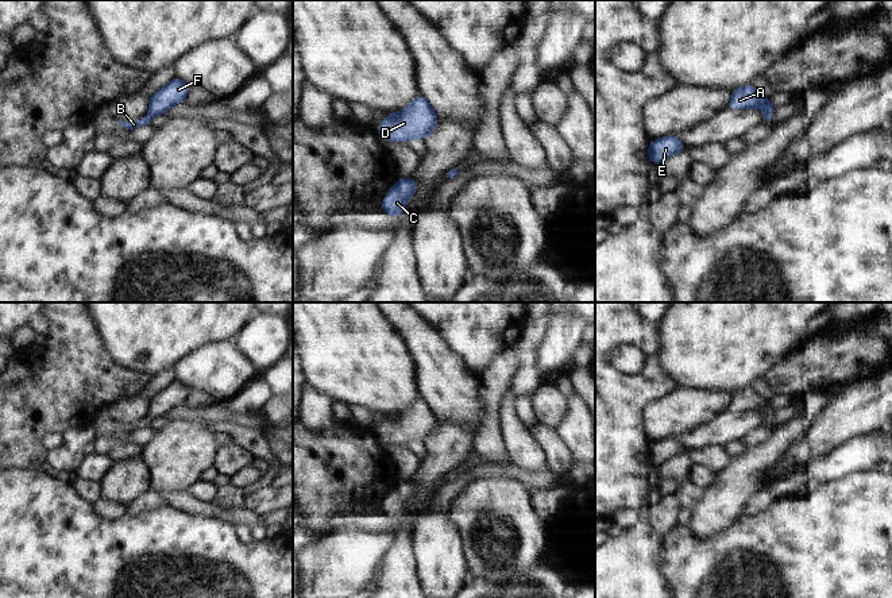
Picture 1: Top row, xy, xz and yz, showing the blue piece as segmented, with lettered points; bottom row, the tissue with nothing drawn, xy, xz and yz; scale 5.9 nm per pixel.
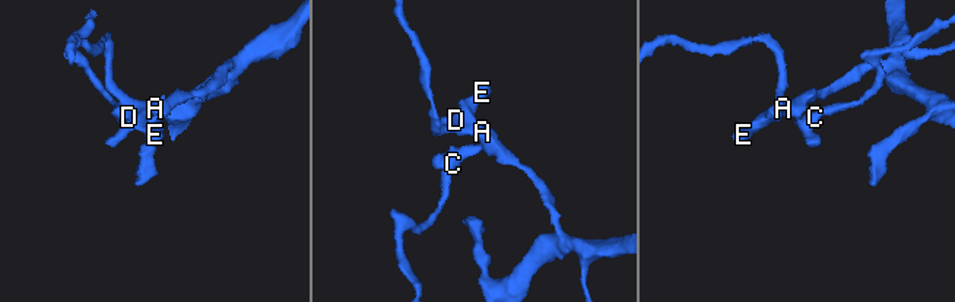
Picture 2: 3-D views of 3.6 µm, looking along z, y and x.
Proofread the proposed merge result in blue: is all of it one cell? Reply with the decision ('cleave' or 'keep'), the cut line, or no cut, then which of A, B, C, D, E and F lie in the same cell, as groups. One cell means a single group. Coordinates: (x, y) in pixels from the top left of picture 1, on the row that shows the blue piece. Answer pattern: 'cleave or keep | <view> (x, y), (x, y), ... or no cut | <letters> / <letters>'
keep | no cut | A B C D E F

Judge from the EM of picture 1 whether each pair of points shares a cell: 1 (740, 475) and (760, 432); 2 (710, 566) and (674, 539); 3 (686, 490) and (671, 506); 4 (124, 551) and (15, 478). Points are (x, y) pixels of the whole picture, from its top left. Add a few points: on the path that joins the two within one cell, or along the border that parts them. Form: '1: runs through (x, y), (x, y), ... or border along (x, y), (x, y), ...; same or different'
1: border along (775, 428), (765, 442), (748, 447); different
2: runs through (701, 566), (683, 548); same
3: border along (674, 494), (680, 508); different
4: runs through (97, 551), (88, 551), (42, 505); same

